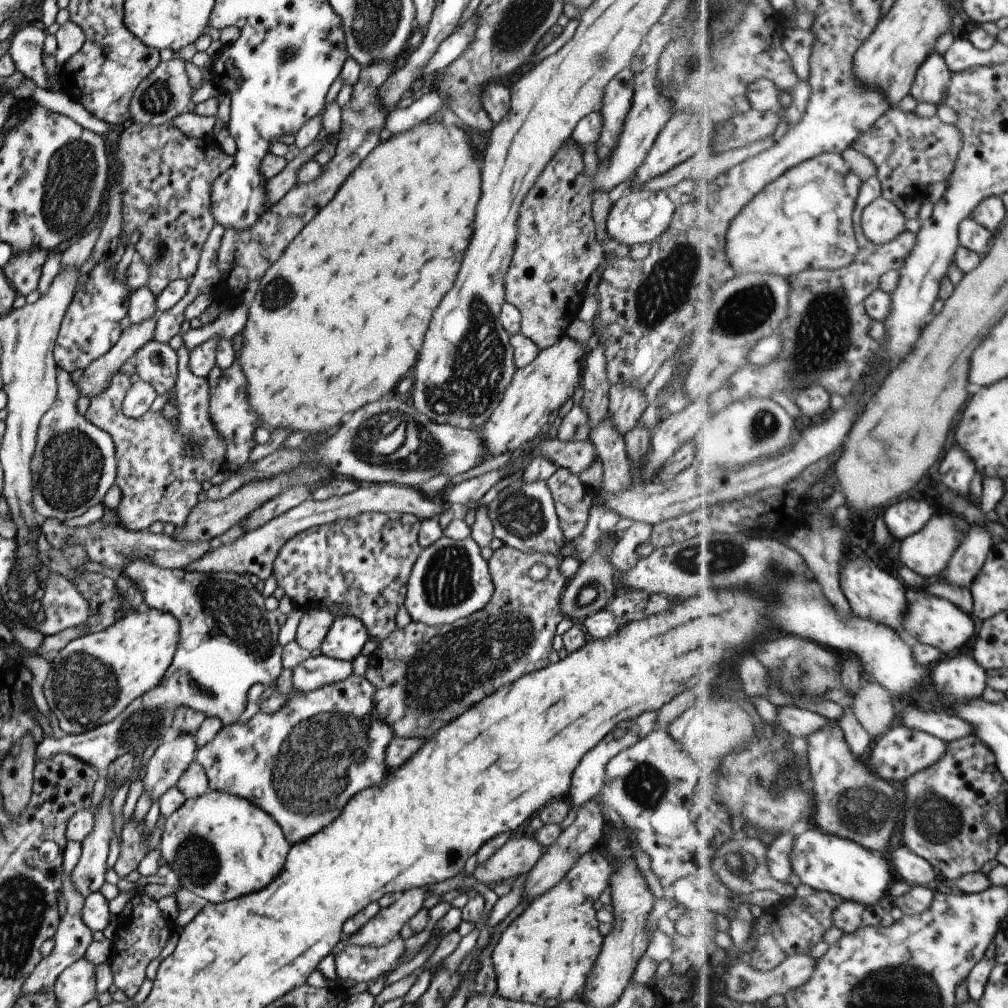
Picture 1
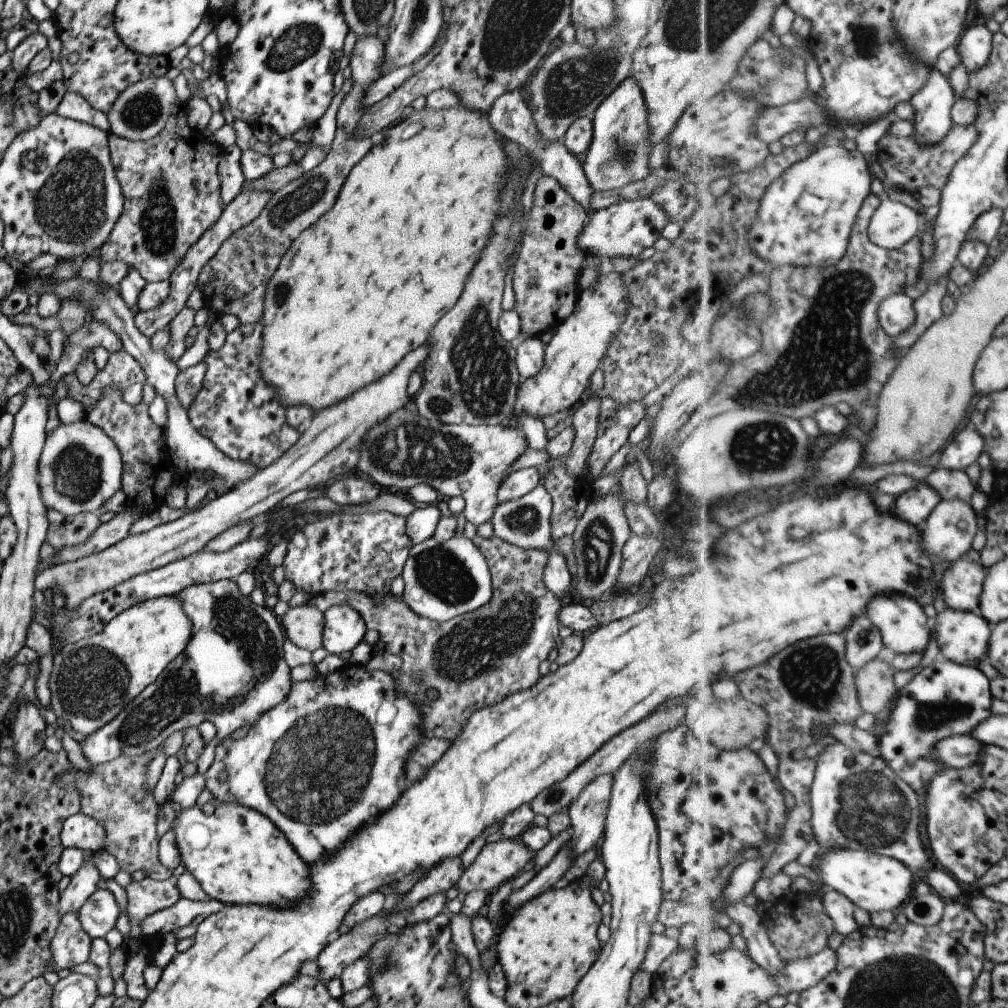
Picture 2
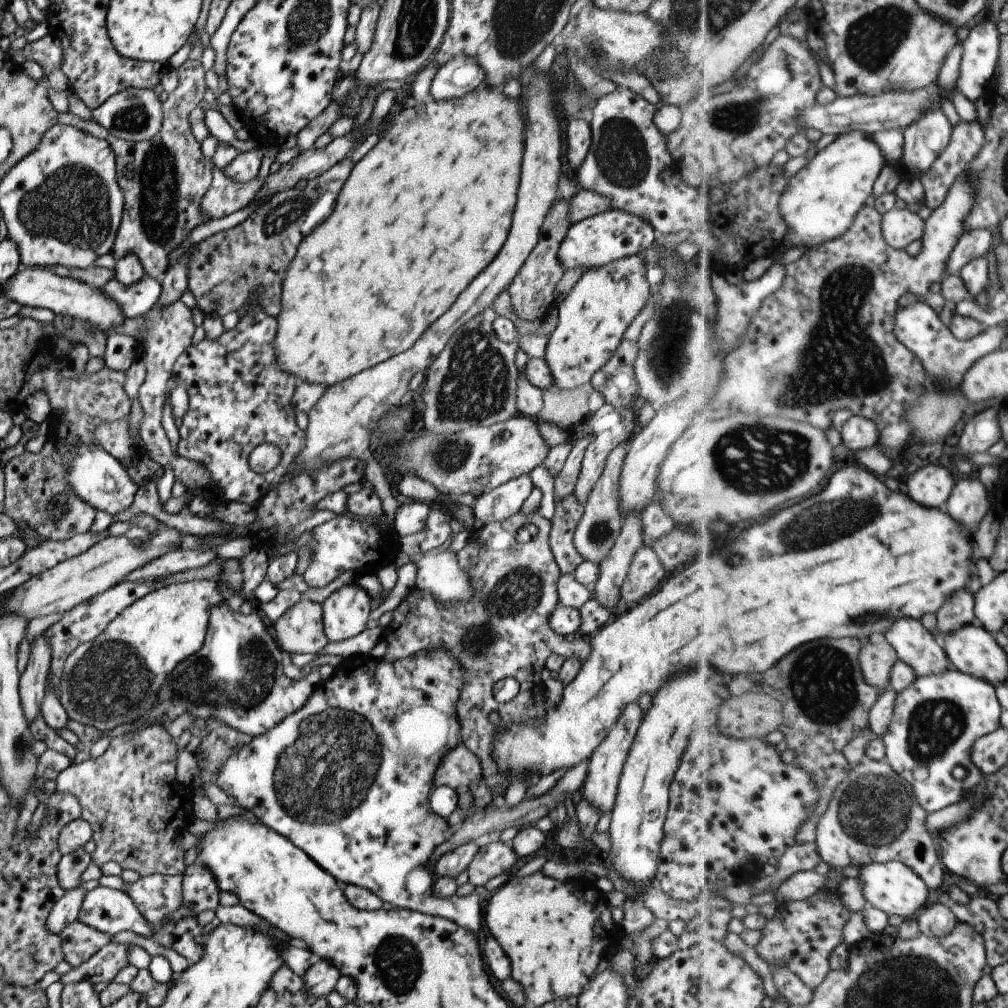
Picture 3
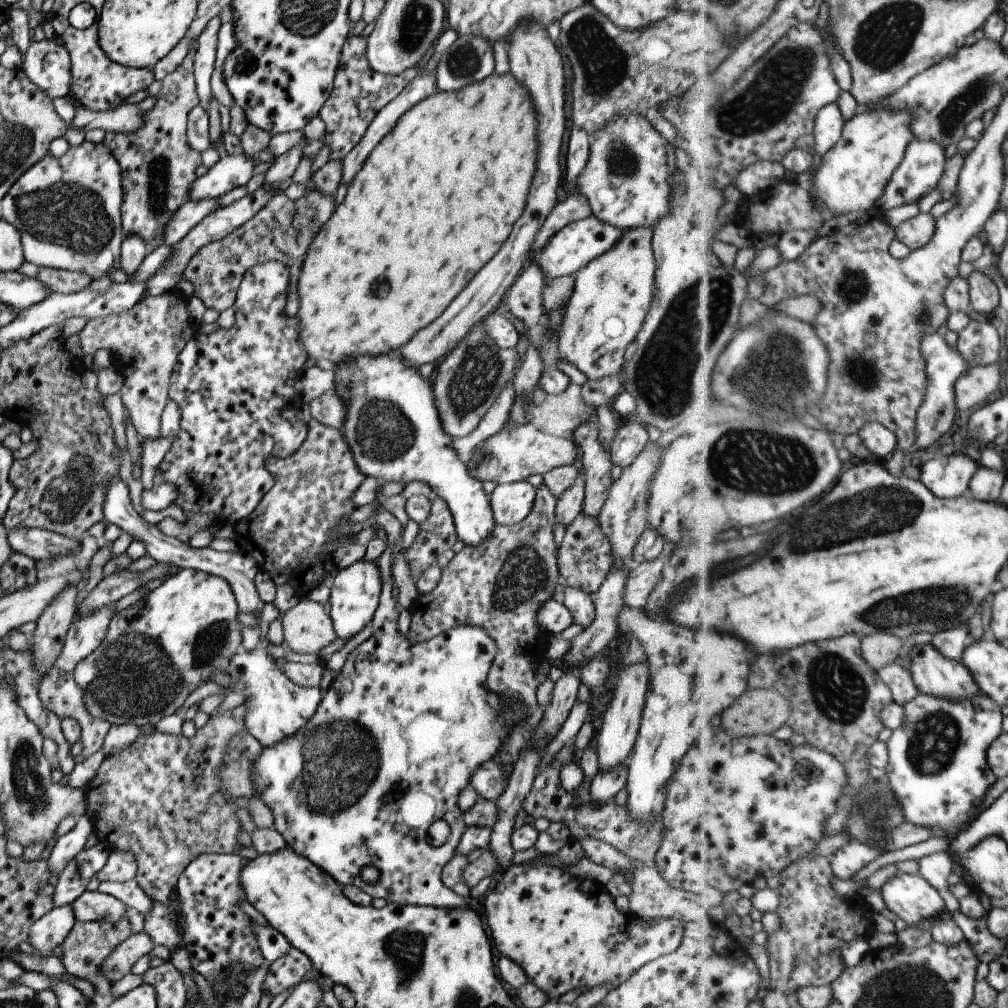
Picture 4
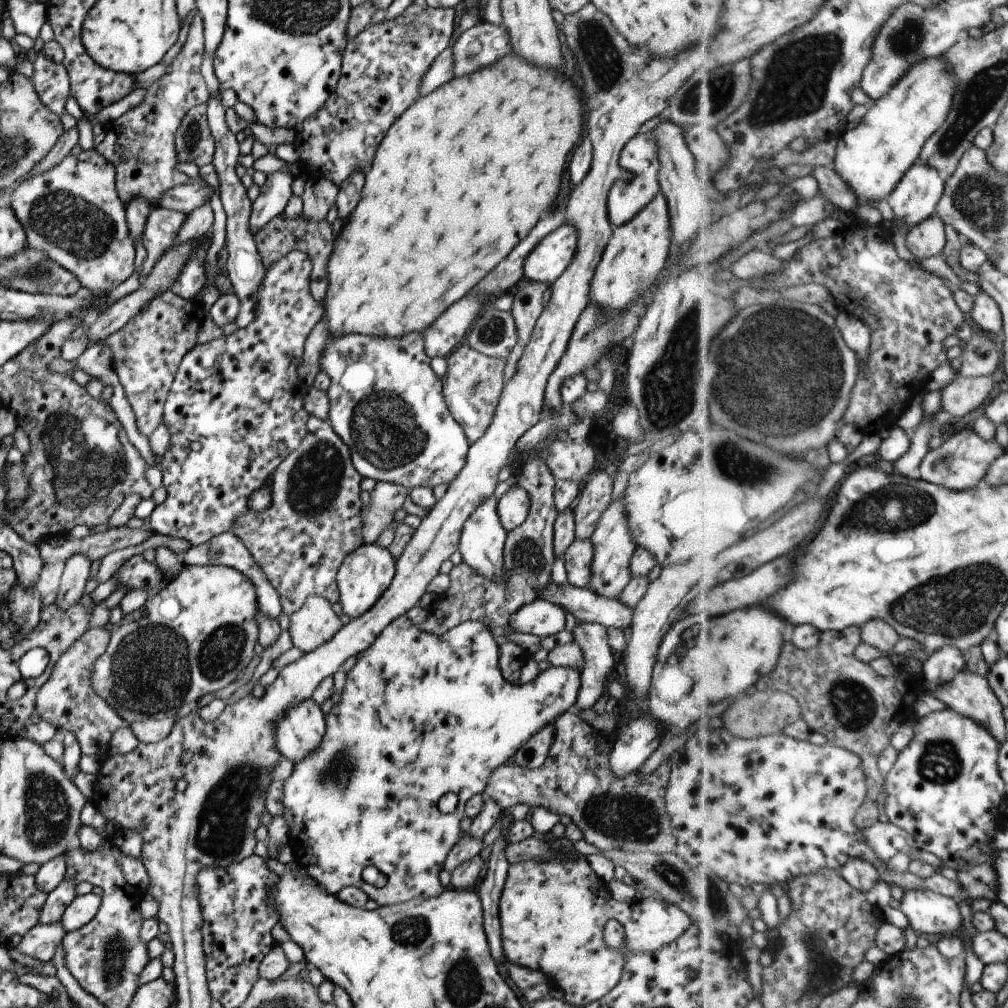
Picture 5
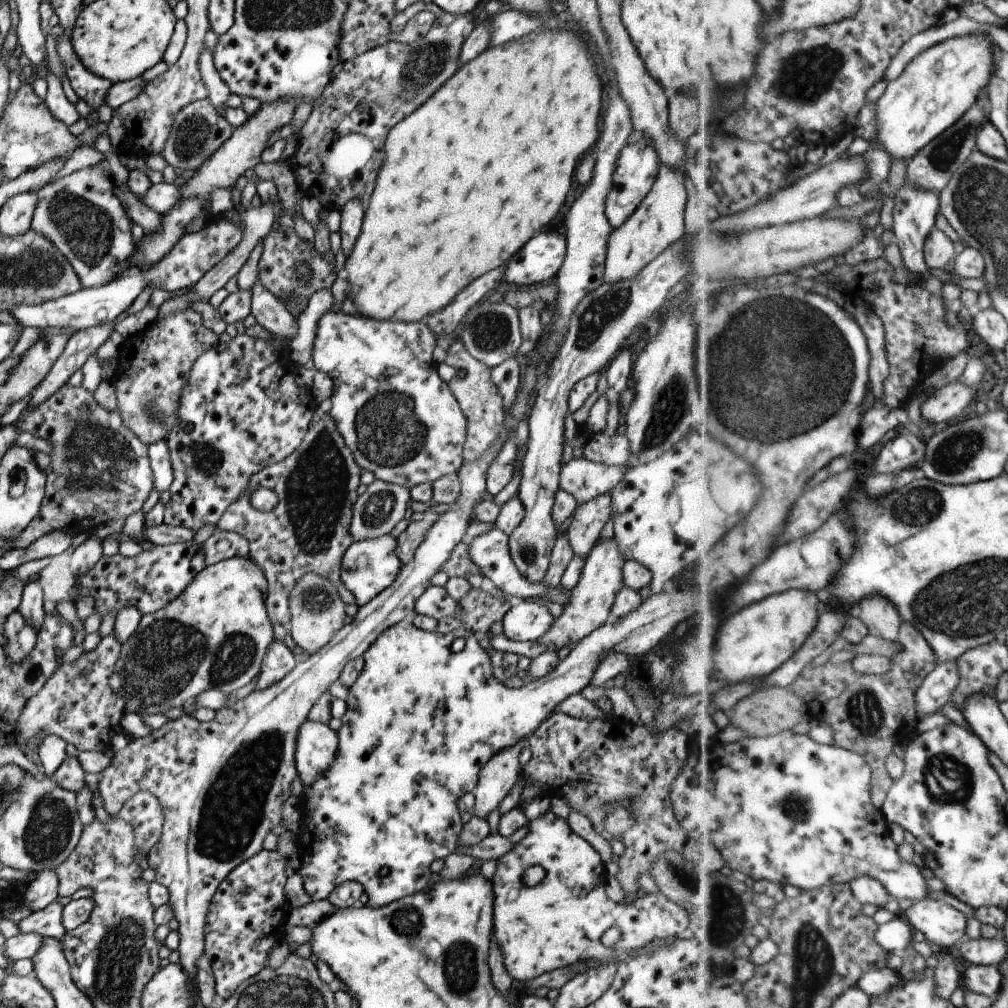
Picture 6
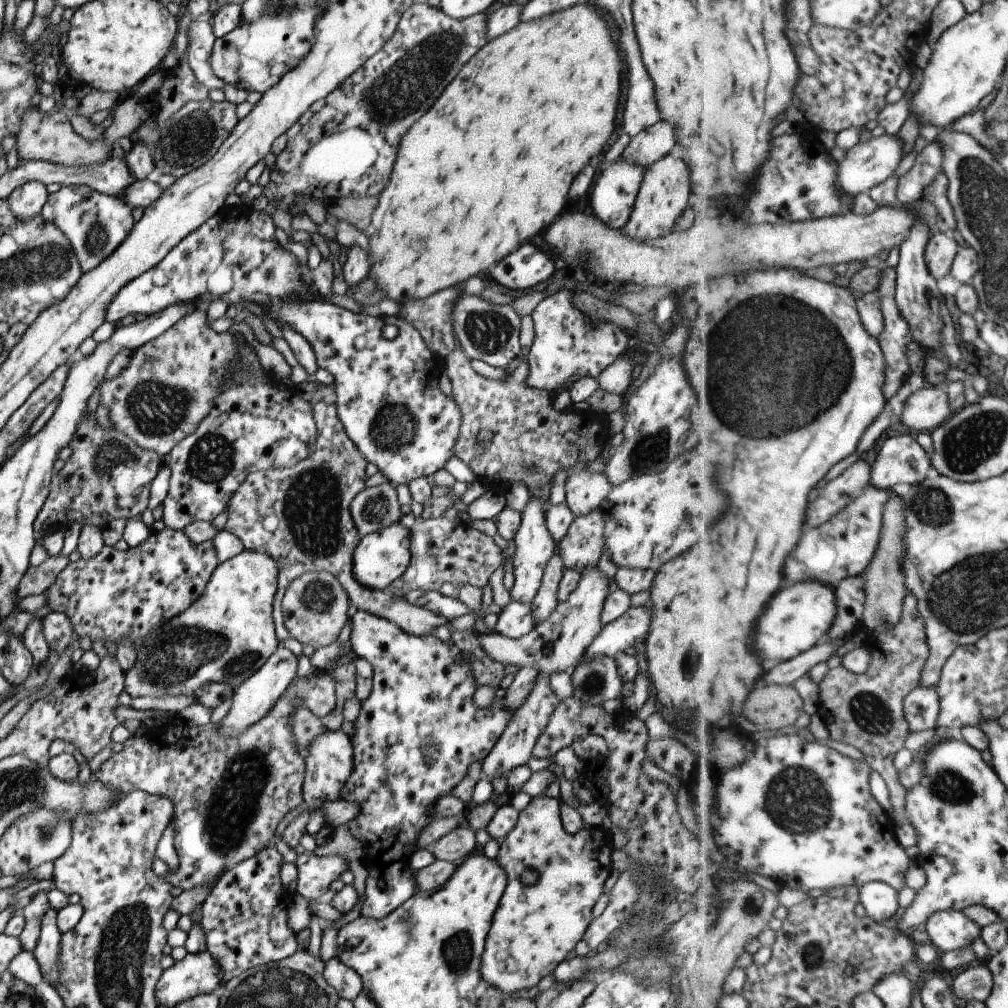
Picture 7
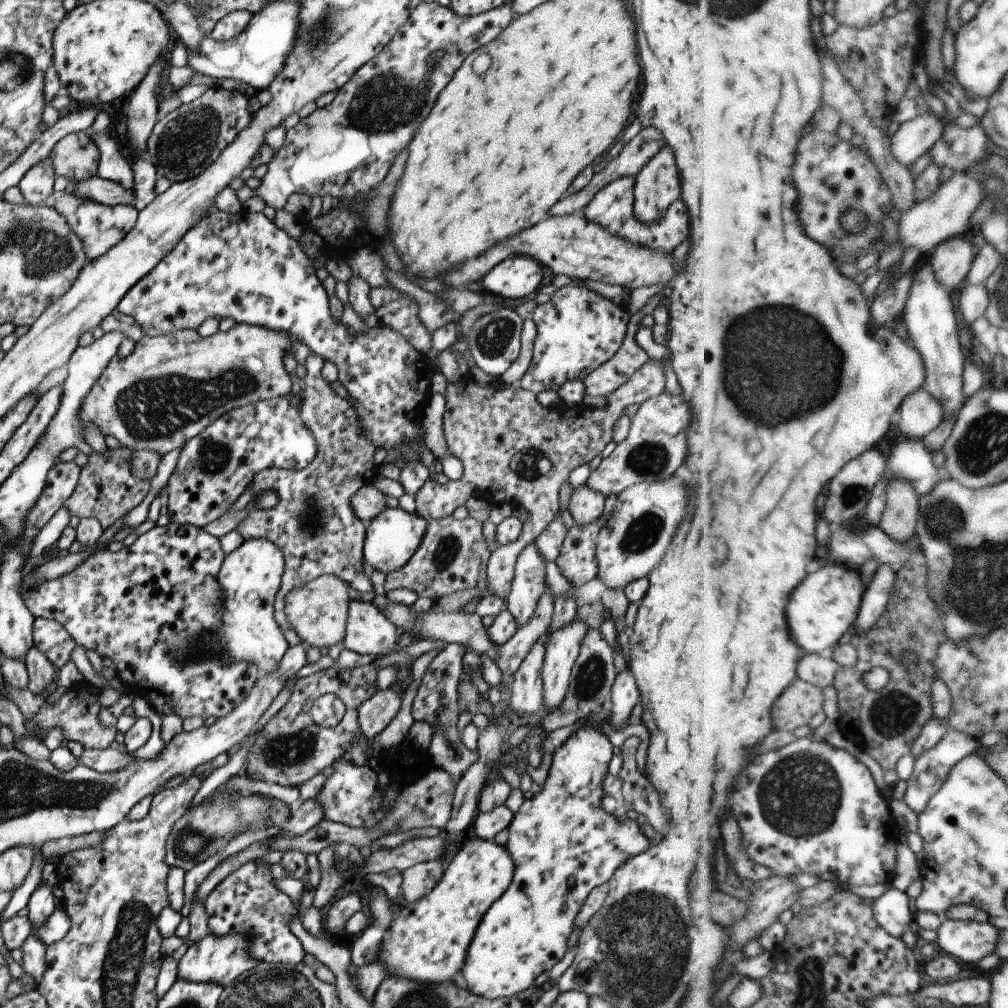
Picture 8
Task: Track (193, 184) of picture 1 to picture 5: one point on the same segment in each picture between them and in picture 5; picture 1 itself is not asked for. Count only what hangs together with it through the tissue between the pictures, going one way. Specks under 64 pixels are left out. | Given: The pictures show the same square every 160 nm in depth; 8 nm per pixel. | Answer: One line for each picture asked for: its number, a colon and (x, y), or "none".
2: (170, 183)
3: (163, 178)
4: (157, 167)
5: (139, 144)

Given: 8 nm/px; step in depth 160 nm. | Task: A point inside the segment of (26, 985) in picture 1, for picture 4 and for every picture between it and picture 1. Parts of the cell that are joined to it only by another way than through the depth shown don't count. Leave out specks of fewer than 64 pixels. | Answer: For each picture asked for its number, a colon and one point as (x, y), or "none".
2: (69, 946)
3: (78, 942)
4: (85, 947)

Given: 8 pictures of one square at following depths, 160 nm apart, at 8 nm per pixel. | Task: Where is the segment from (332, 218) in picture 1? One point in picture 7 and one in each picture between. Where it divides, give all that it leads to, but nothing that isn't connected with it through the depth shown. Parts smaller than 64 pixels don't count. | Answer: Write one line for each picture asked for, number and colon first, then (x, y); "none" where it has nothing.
2: (363, 285)
3: (388, 260)
4: (436, 197)
5: (459, 178)
6: (469, 176)
7: (489, 165)

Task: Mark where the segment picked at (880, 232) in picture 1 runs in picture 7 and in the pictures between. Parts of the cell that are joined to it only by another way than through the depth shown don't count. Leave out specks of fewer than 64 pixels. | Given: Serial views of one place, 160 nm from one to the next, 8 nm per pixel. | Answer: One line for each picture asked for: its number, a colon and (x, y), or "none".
2: (894, 224)
3: (901, 227)
4: (917, 231)
5: (928, 238)
6: (940, 252)
7: (941, 251)

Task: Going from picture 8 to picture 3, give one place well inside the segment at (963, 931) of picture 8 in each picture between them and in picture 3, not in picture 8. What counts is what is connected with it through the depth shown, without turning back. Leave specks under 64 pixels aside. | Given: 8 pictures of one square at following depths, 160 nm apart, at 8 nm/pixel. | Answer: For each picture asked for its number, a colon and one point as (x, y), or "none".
3: (894, 887)
4: (912, 898)
5: (928, 912)
6: (942, 924)
7: (950, 930)

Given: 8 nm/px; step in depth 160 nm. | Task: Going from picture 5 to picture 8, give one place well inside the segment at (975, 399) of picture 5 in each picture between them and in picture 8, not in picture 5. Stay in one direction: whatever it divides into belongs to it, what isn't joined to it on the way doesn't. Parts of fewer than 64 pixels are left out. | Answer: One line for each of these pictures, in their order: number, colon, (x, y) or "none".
6: (943, 404)
7: (926, 409)
8: (921, 413)

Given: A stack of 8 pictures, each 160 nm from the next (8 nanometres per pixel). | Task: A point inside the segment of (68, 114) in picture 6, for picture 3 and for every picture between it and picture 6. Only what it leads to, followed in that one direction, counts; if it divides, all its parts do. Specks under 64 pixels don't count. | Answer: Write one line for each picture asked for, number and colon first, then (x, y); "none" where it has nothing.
3: (46, 51)
4: (46, 65)
5: (50, 81)

